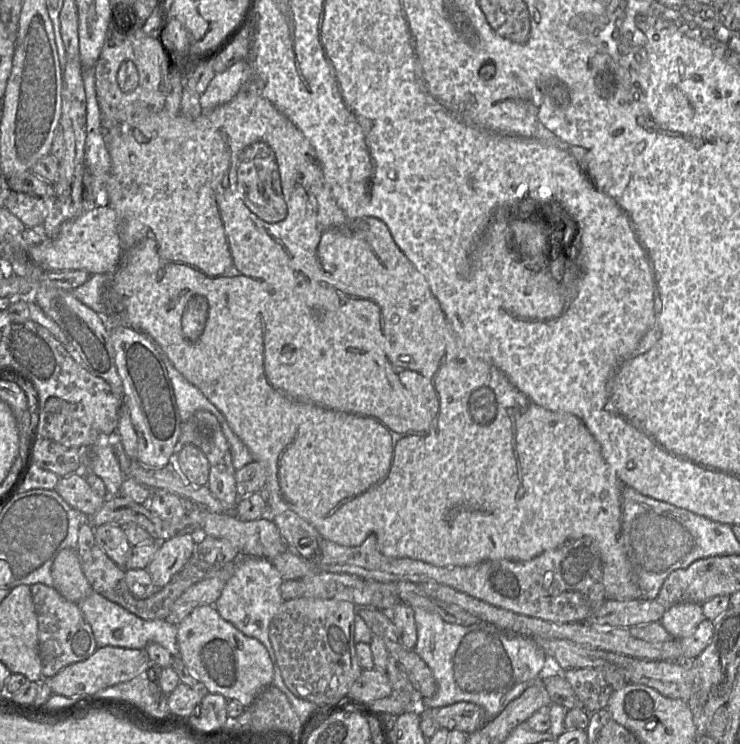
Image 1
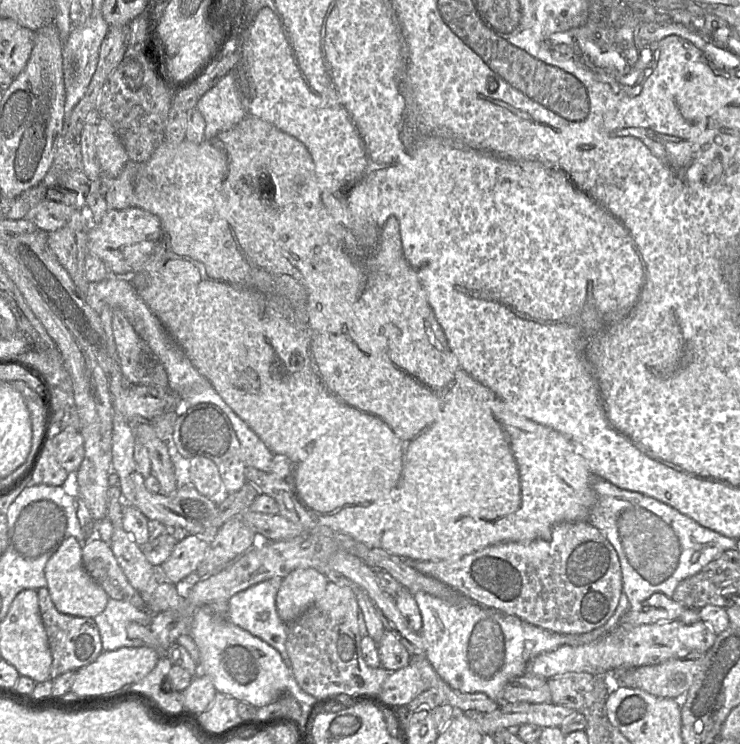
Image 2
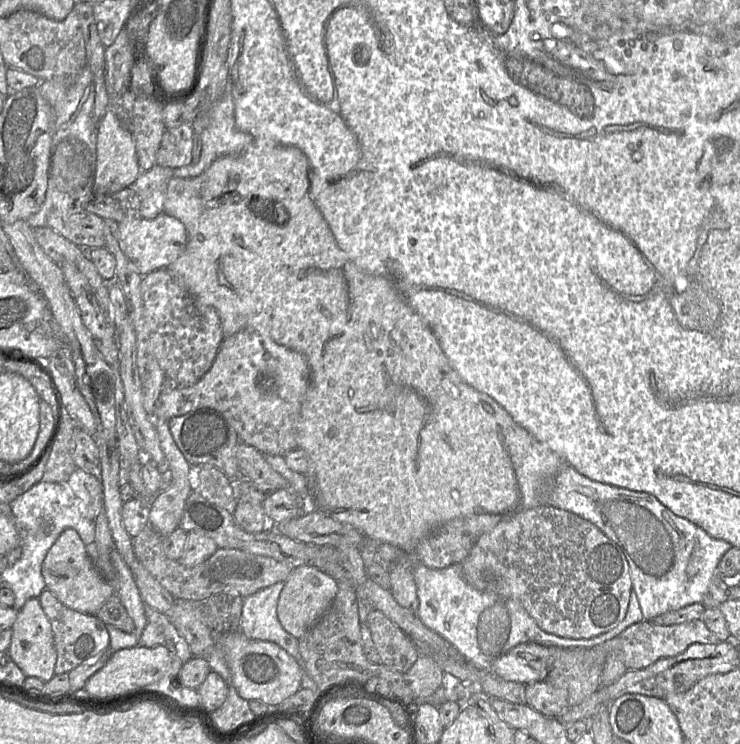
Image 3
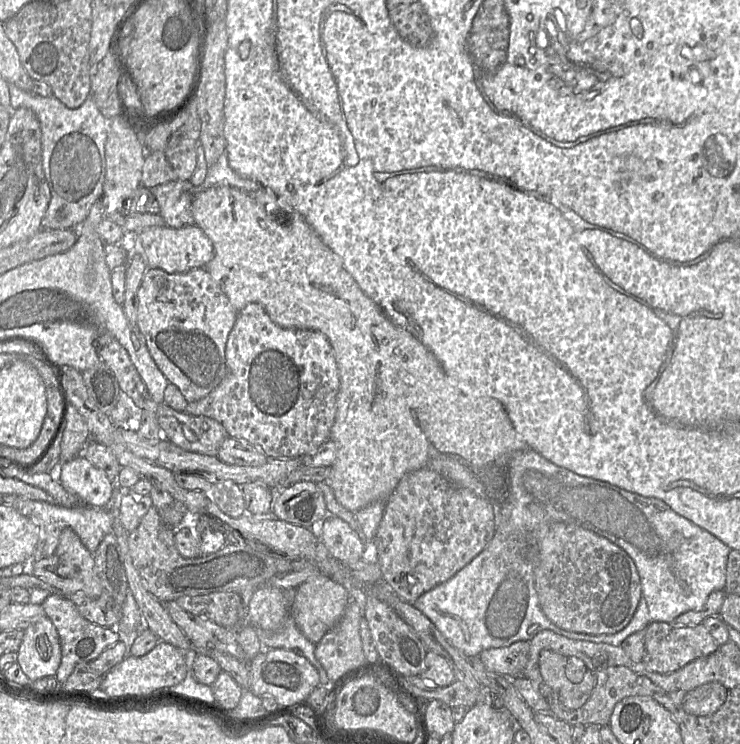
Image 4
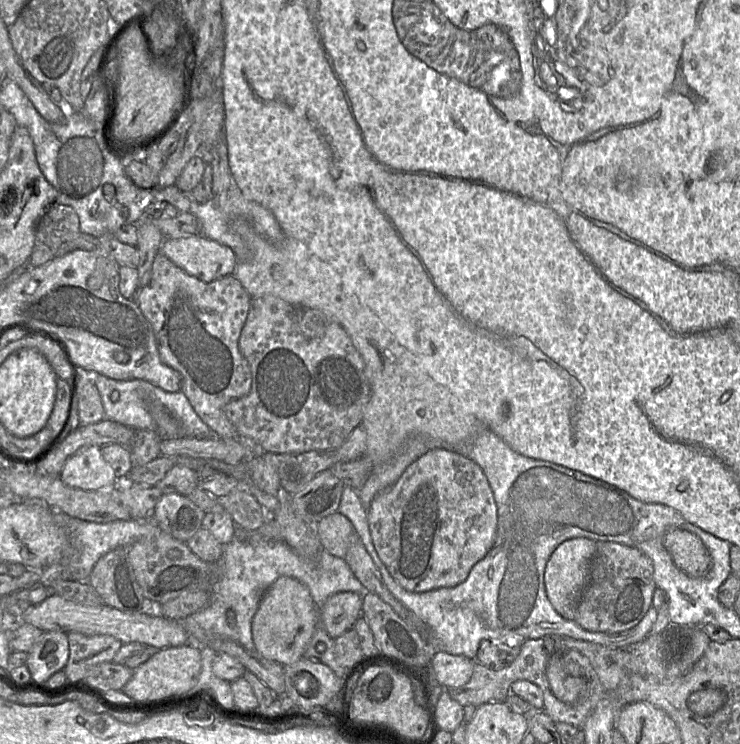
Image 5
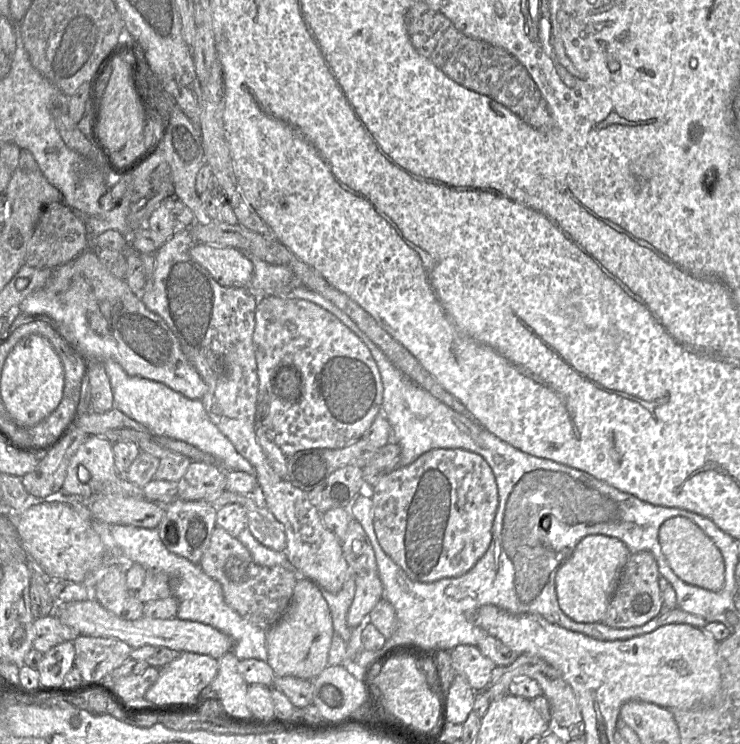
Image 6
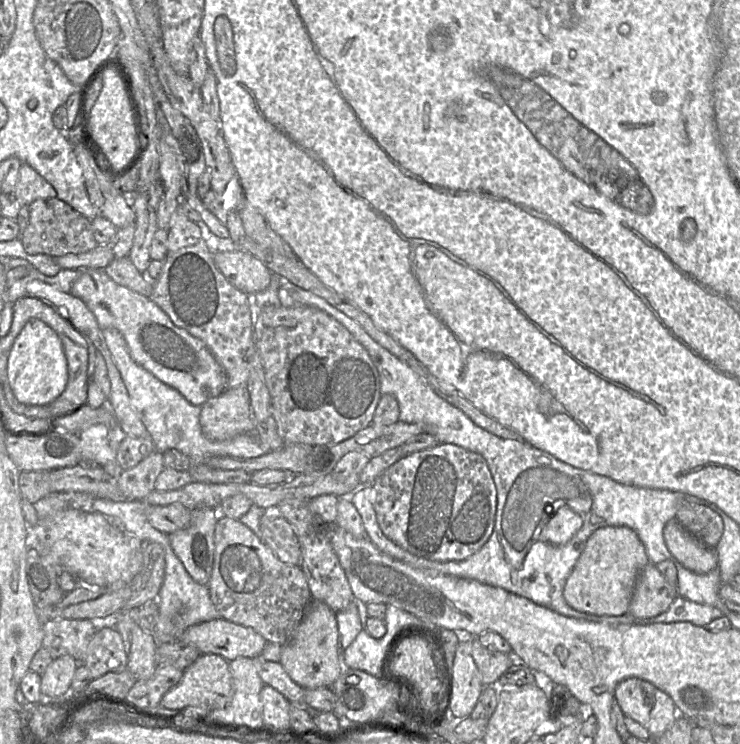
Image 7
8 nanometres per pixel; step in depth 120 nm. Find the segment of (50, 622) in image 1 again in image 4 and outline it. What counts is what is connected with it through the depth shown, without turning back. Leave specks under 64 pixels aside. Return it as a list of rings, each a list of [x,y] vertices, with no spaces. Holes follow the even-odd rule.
[[[50,593],[41,605],[45,615],[54,624],[60,639],[62,658],[55,675],[59,683],[64,683],[69,678],[76,665],[95,660],[106,648],[119,641],[116,628],[105,628],[90,622],[67,597]]]

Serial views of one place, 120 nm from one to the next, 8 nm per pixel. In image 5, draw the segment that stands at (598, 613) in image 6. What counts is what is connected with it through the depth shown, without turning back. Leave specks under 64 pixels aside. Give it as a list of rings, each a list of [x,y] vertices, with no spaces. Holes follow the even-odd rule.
[[[581,537],[561,543],[551,554],[544,571],[547,597],[555,610],[566,620],[574,621],[578,604],[590,573],[590,561],[596,550],[596,541]]]

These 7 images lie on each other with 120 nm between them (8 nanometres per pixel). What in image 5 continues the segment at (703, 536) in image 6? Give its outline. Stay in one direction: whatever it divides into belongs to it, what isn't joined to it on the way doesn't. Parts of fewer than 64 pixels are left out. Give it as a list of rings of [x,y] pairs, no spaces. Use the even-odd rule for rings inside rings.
[[[670,528],[663,537],[663,545],[675,566],[693,578],[702,578],[711,570],[713,561],[709,550],[694,533]]]

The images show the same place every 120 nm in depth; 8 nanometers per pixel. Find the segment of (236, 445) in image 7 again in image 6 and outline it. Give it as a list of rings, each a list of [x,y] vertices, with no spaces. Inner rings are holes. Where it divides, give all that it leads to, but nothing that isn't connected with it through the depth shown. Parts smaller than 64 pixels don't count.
[[[113,359],[105,360],[104,368],[110,380],[115,408],[146,426],[155,435],[185,442],[212,455],[224,469],[256,476],[255,468],[237,452],[231,441],[211,421],[200,400],[189,399],[161,382],[128,375]]]

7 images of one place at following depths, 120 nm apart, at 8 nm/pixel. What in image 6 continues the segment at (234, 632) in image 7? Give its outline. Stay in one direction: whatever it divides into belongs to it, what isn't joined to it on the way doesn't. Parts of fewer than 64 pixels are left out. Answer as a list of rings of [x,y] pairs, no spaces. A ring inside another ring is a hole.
[[[94,598],[58,604],[53,614],[56,614],[64,624],[76,629],[80,635],[117,638],[126,642],[131,648],[144,645],[164,646],[178,652],[197,653],[219,659],[231,652],[234,646],[233,640],[227,634],[210,625],[181,620],[177,617],[152,619],[143,616],[138,620],[125,620],[105,609]]]

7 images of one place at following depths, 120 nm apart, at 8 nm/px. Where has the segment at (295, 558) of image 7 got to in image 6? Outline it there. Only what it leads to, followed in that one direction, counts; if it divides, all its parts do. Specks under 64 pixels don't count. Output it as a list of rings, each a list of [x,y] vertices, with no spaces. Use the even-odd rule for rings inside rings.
[[[263,503],[244,507],[247,513],[247,526],[252,535],[267,548],[277,552],[285,552],[284,526],[273,513]]]

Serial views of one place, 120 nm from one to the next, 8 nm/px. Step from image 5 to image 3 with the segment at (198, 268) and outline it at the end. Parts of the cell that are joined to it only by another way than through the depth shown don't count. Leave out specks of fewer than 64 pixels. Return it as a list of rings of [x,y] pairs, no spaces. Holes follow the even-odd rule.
[[[165,213],[153,219],[138,215],[128,215],[118,223],[119,243],[122,252],[133,269],[142,276],[160,269],[166,269],[184,251],[187,242],[187,231],[178,219]]]

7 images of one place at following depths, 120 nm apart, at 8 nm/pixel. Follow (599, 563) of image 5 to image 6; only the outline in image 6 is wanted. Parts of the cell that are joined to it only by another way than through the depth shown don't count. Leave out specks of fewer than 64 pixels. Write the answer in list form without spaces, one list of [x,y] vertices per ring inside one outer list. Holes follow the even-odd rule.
[[[651,552],[631,553],[622,569],[602,623],[613,628],[631,628],[642,626],[656,617],[663,607],[659,576],[657,562]]]

